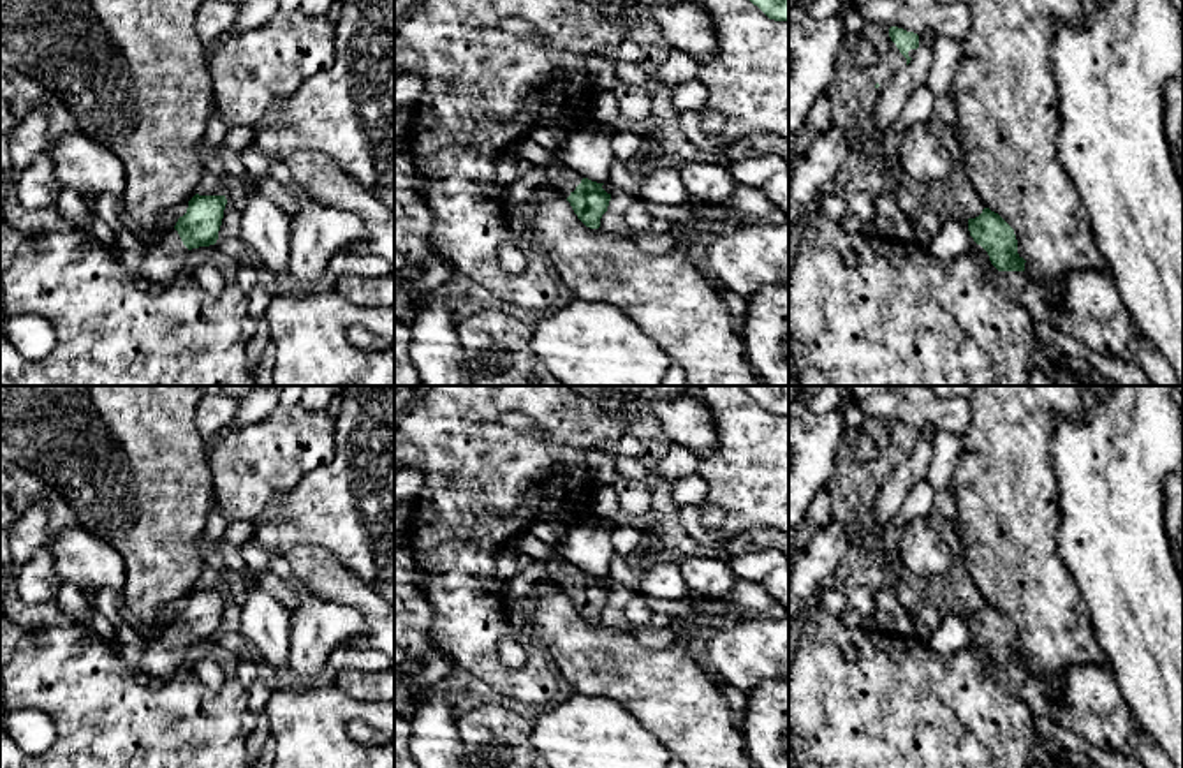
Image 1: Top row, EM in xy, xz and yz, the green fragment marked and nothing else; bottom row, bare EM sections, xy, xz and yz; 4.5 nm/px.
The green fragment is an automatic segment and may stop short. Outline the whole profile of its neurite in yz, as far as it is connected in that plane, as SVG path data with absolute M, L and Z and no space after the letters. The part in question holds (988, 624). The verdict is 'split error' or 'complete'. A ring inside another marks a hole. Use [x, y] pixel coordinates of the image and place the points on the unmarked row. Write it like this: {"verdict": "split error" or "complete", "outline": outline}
{"verdict": "split error", "outline": "M984 602L975 613L968 613L972 631L970 650L982 662L993 659L993 675L1002 689L1028 705L1033 717L1049 717L1058 726L1070 729L1097 747L1118 750L1139 761L1144 768L1176 768L1165 750L1143 729L1137 717L1120 692L1111 668L1076 666L1063 675L1063 696L1058 701L1047 698L1042 680L1025 666L1025 654L1018 648L1014 624L995 606Z"}

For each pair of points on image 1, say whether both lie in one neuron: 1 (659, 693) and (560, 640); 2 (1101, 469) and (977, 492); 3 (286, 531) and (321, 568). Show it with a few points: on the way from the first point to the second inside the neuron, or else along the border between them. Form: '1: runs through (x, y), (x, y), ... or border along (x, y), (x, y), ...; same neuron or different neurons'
1: runs through (634, 677), (611, 663), (595, 661), (585, 652); same neuron
2: border along (1050, 437), (1060, 518); different neurons
3: border along (286, 555), (300, 546), (319, 546), (338, 561); different neurons

